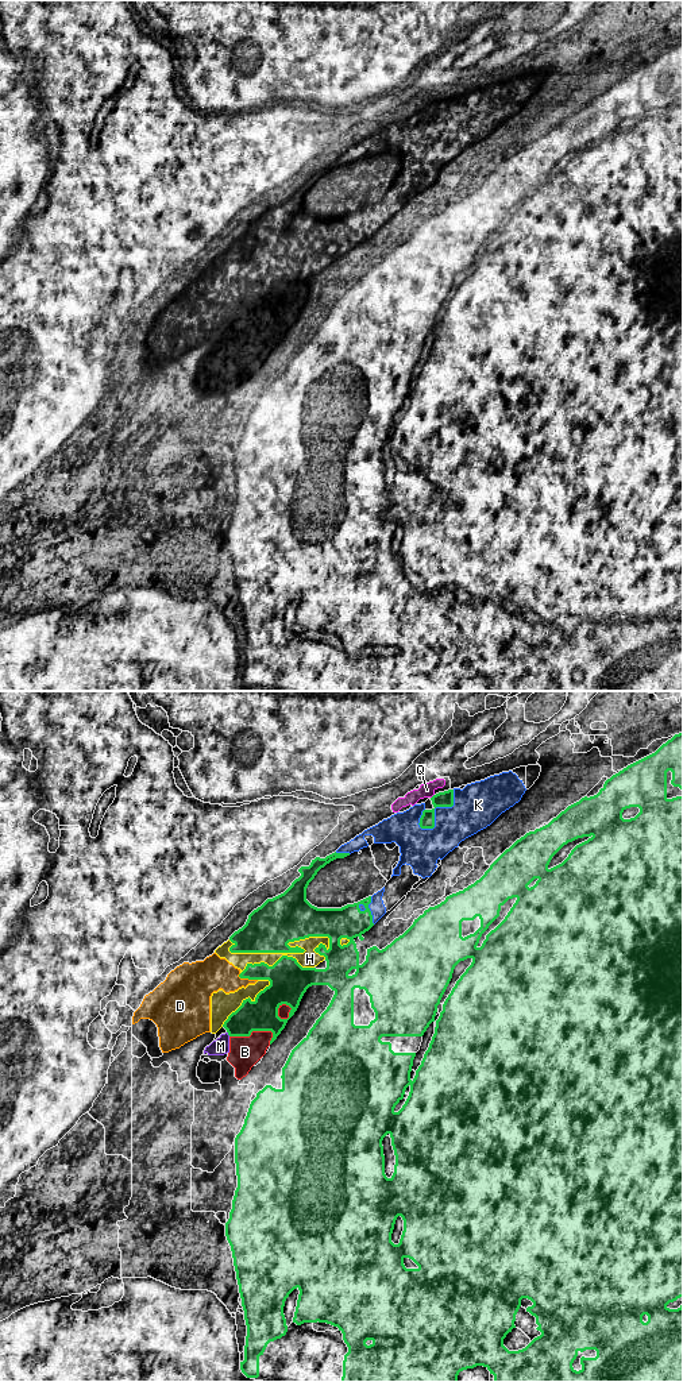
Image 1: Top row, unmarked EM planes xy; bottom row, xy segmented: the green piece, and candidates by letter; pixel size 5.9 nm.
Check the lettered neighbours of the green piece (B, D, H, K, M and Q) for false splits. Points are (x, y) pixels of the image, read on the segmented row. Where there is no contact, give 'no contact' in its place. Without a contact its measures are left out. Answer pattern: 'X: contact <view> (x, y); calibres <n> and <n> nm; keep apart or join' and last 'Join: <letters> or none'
B: contact xy (251, 1031); calibres 190 and 190 nm; keep apart
D: contact xy (247, 977); calibres 220 and 200 nm; keep apart
H: contact xy (294, 952); calibres 300 and 110 nm; keep apart
K: contact xy (436, 806); calibres 100 and 280 nm; keep apart
M: contact xy (228, 1034); calibres 190 and 100 nm; keep apart
Q: contact xy (432, 796); calibres 100 and 90 nm; keep apart
Join: none

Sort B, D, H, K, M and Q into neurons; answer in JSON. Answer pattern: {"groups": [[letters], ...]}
{"groups": [["B", "M"], ["D", "H", "K"], ["Q"]]}

